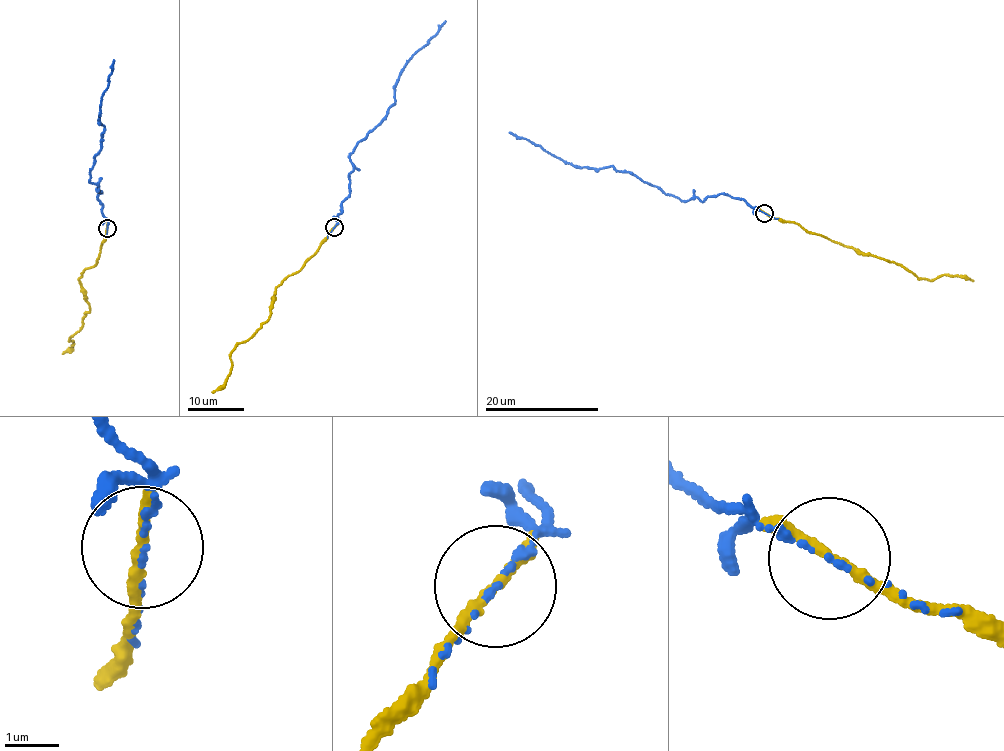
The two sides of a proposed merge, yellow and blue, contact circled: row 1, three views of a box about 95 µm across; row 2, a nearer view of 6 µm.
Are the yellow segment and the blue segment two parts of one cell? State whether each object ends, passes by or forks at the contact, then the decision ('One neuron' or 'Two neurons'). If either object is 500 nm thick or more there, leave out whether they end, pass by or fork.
At the ring yellow passes by. At the ring blue ends. One neuron

